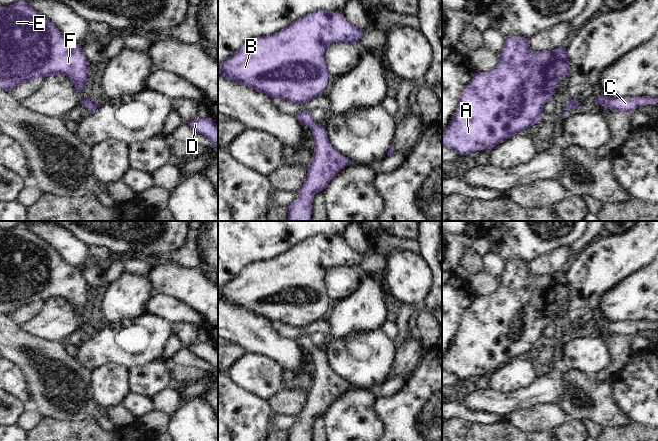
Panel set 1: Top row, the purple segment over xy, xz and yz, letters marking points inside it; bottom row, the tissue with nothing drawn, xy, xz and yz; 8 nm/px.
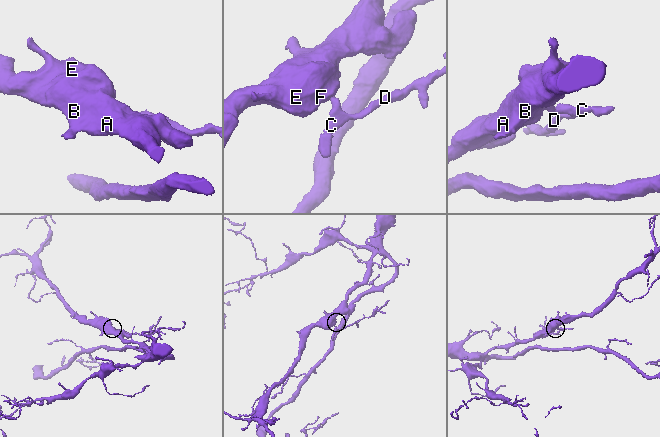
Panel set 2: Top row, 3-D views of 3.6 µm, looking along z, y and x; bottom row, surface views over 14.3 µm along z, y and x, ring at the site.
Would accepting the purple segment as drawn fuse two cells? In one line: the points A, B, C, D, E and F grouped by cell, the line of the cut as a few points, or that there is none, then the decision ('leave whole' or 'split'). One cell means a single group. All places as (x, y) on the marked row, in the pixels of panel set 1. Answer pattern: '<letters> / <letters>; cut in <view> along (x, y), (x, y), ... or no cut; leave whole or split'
A B C D E F; no cut; leave whole

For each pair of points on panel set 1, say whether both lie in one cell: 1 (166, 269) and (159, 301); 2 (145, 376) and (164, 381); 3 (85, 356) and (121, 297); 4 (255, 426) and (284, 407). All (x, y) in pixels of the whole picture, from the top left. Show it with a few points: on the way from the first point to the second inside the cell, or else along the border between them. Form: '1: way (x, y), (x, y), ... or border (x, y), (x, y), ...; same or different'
1: border (153, 292), (170, 295), (183, 302); different
2: way (150, 378), (159, 379); same
3: border (129, 318), (104, 323); different
4: border (266, 400), (272, 413); different

